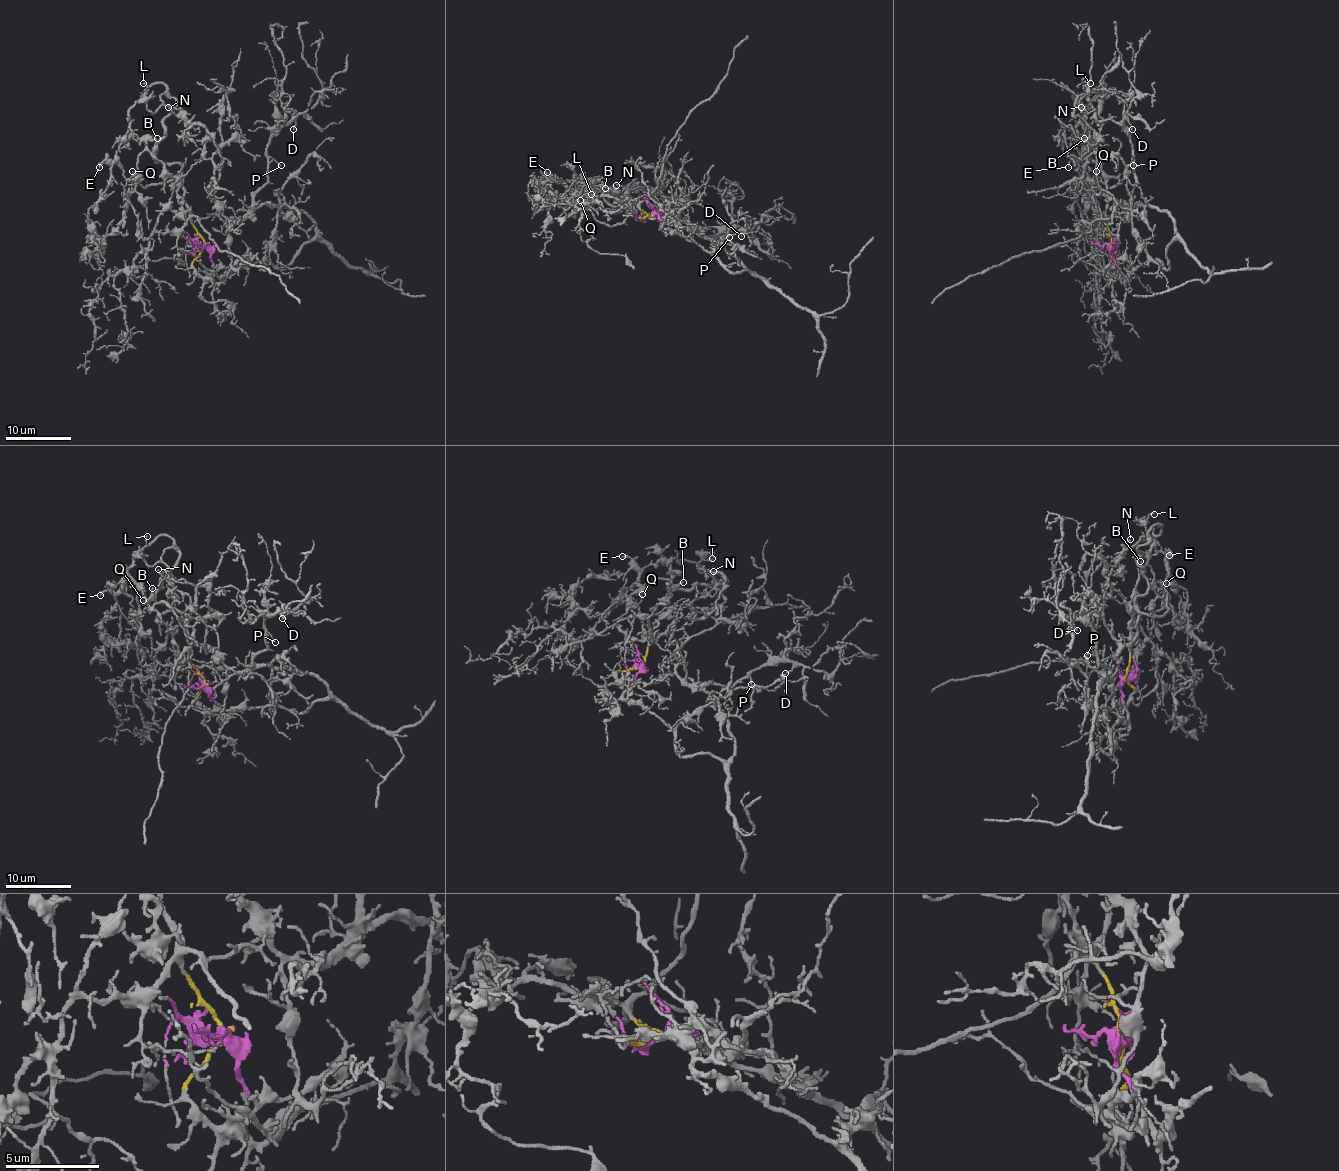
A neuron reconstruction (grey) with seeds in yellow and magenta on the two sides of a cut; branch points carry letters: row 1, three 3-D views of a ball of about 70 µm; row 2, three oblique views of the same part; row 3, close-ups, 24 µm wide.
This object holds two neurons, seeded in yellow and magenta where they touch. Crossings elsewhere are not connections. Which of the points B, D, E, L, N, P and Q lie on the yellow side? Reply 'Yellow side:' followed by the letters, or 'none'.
Yellow side: B, E, L, N, Q

